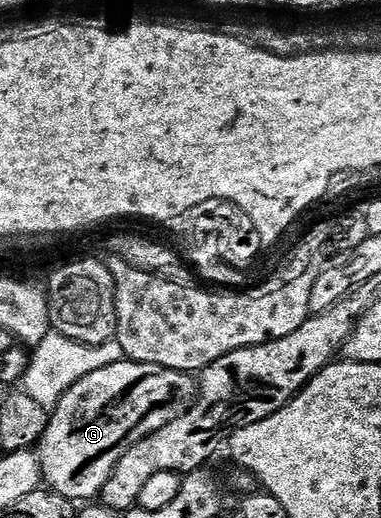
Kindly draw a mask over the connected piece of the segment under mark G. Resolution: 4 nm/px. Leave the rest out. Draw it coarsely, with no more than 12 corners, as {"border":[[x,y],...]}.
{"border":[[130,361],[81,377],[37,444],[43,483],[102,496],[117,461],[197,398]]}

